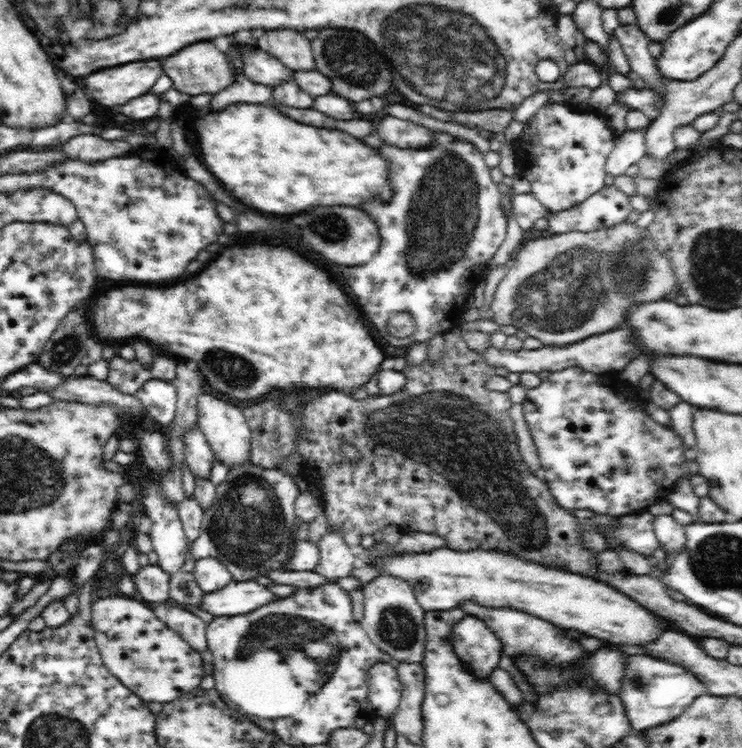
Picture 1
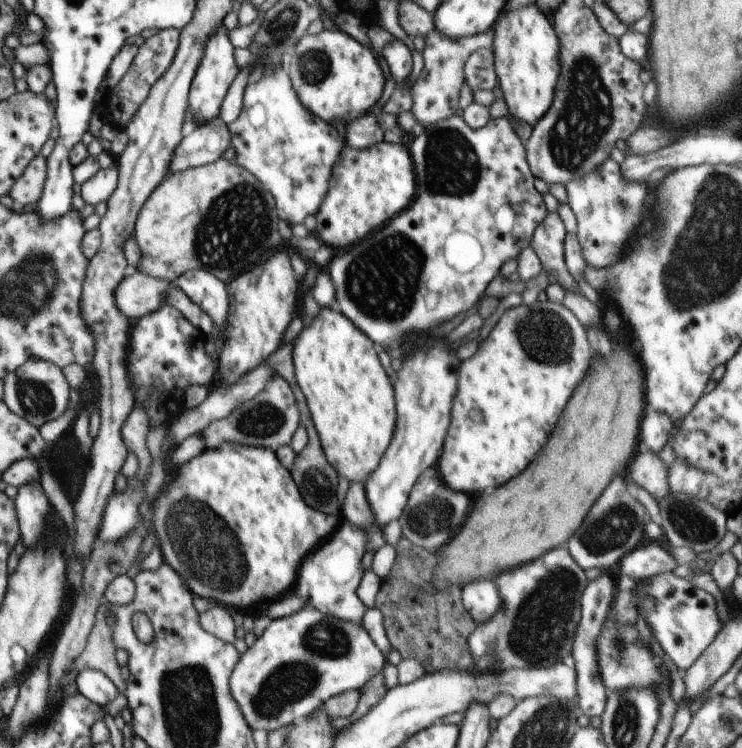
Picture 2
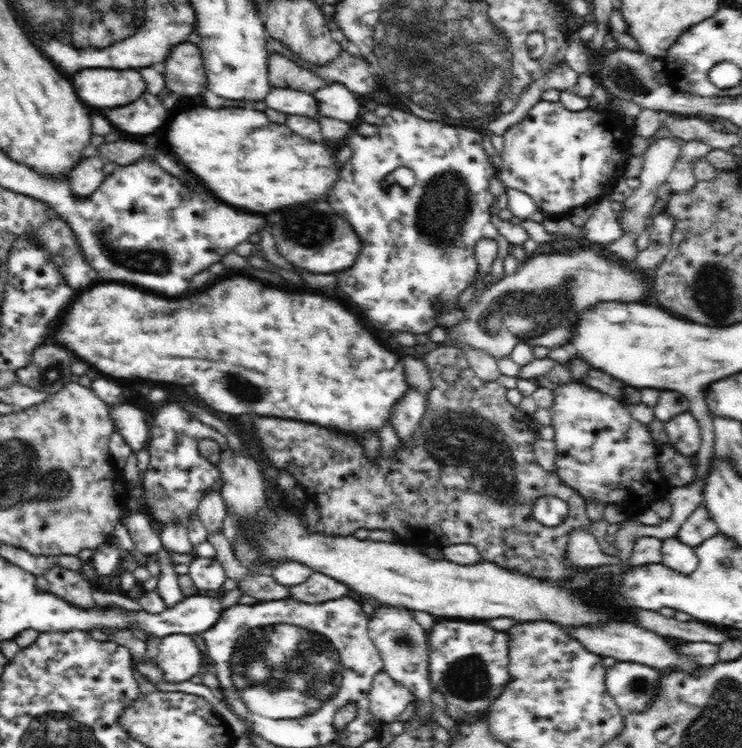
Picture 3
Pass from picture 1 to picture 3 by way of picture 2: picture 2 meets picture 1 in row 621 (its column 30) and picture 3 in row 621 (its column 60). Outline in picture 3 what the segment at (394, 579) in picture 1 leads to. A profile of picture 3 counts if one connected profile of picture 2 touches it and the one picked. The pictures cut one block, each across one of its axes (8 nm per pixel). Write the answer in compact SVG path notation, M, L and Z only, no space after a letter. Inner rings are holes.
M380 604L374 608L375 613L368 620L368 631L372 643L383 658L385 671L394 680L403 684L415 697L415 703L420 707L419 718L436 720L434 708L431 702L433 688L430 686L430 650L428 649L427 631L416 622L412 616L412 610L396 608L388 604Z

